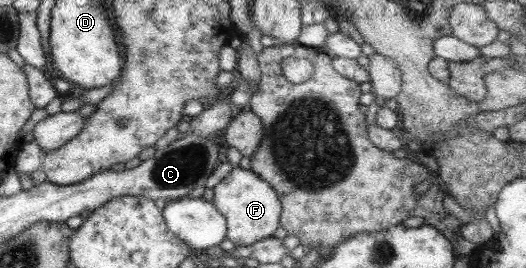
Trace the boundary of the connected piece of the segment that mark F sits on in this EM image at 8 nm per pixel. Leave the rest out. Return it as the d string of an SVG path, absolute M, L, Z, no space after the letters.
M234 167L219 184L213 187L212 203L226 218L227 238L237 246L250 245L273 237L280 226L282 204L275 190L257 173L241 167Z

